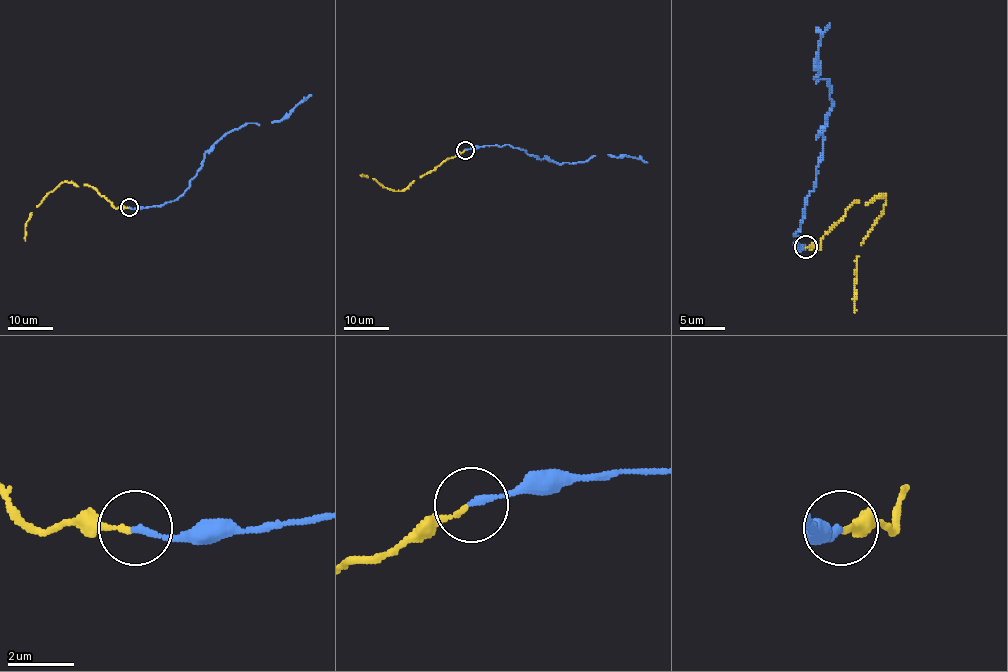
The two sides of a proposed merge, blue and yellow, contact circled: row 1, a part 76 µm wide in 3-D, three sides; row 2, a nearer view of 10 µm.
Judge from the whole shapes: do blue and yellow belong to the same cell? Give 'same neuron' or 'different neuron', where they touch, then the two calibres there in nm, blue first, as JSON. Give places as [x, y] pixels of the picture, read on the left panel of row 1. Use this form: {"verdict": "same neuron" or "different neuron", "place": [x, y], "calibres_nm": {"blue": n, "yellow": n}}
{"verdict": "same neuron", "place": [129, 207], "calibres_nm": {"blue": 190, "yellow": 160}}

